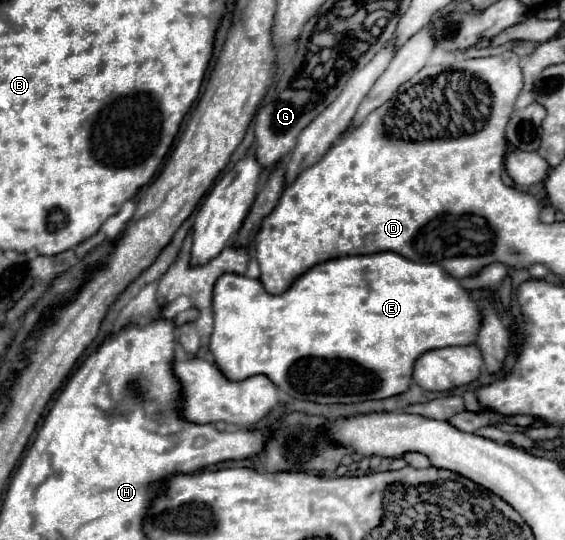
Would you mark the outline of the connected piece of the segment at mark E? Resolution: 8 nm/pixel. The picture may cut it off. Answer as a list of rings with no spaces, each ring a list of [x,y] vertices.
[[[393,251],[373,253],[373,255],[353,255],[353,257],[339,257],[325,263],[315,265],[307,273],[303,273],[283,295],[271,295],[263,289],[257,279],[247,275],[233,275],[227,273],[215,283],[213,291],[213,315],[215,315],[215,331],[210,336],[210,345],[215,353],[215,363],[231,381],[241,381],[253,375],[269,377],[283,393],[295,399],[307,399],[315,403],[359,403],[371,399],[387,399],[399,393],[405,393],[411,385],[413,365],[415,361],[431,349],[451,347],[451,345],[473,345],[477,341],[477,333],[481,329],[481,305],[461,287],[461,283],[451,277],[441,265],[437,263],[415,263],[409,261]]]

